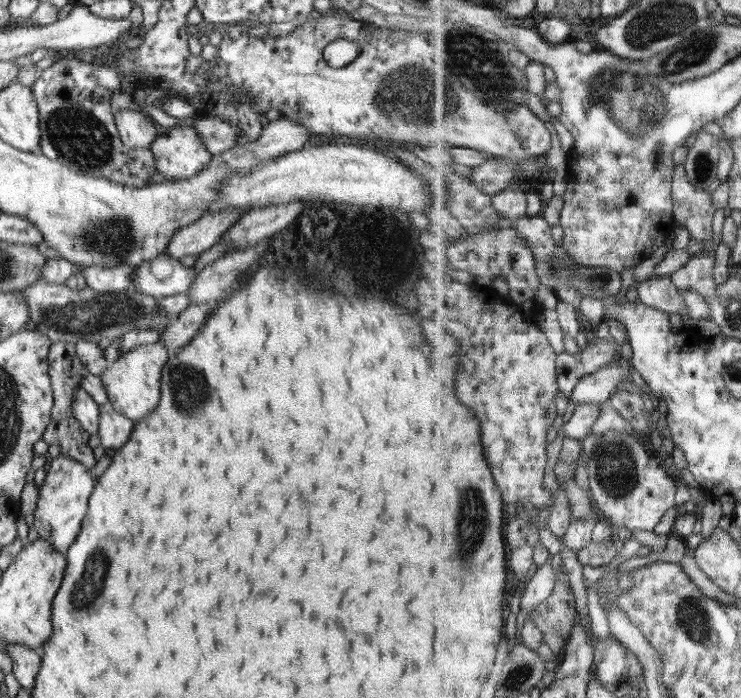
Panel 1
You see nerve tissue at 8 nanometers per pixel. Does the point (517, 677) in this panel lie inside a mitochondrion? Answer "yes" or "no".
yes

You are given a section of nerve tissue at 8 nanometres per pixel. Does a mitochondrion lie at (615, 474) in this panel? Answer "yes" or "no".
yes

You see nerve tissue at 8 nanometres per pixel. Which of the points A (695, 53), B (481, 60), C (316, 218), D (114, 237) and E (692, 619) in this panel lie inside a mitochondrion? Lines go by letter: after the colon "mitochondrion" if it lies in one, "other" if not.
A: mitochondrion
B: mitochondrion
C: mitochondrion
D: mitochondrion
E: mitochondrion

